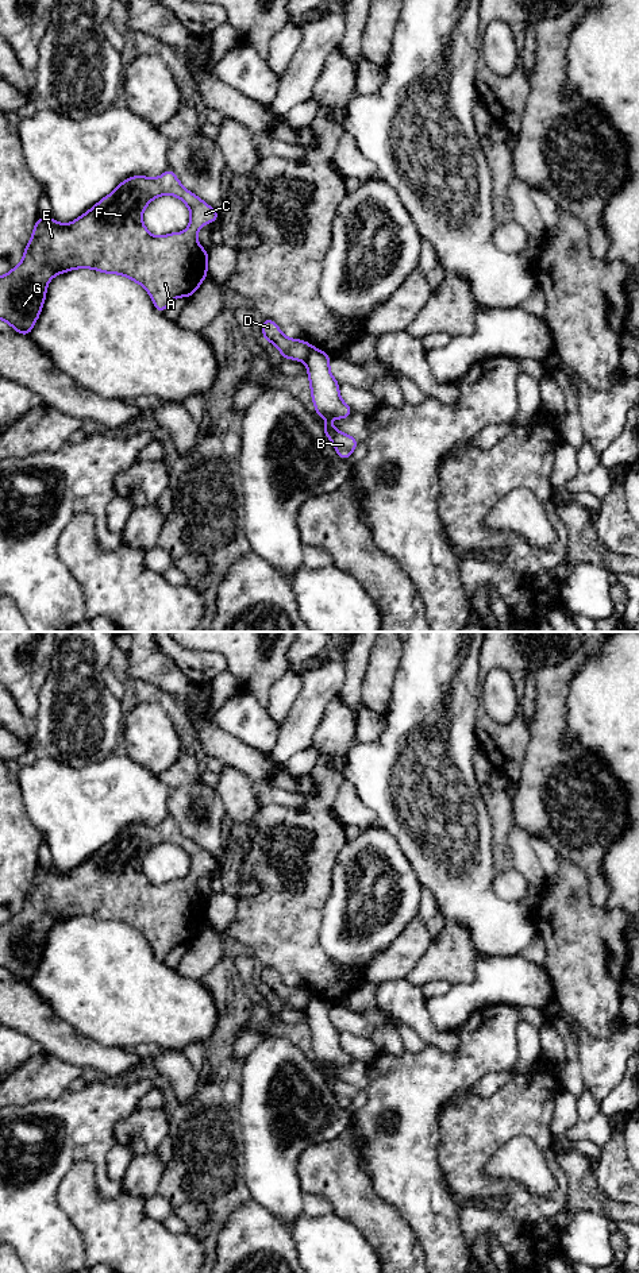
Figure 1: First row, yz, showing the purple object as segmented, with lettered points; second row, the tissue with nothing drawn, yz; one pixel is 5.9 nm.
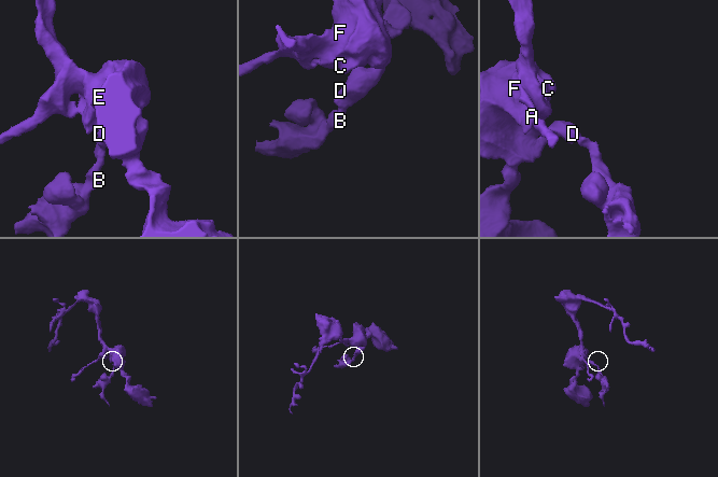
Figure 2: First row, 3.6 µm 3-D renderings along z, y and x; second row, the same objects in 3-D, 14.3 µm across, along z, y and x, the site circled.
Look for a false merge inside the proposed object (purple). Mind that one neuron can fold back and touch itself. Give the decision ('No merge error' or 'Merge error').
Merge error

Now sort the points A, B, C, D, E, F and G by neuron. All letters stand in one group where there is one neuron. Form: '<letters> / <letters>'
A C D E F G / B

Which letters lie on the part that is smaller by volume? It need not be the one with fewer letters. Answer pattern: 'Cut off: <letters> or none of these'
Cut off: B

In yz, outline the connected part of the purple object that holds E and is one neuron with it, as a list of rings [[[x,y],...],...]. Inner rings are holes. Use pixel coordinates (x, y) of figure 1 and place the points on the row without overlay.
[[[172,817],[157,826],[134,823],[124,828],[112,841],[69,872],[38,864],[22,910],[0,925],[0,968],[28,984],[42,960],[51,926],[74,917],[124,923],[143,934],[157,960],[163,961],[174,946],[192,945],[205,927],[208,899],[199,892],[197,880],[218,867],[219,861],[185,837]],[[163,842],[178,845],[189,856],[190,869],[184,880],[154,884],[145,875],[142,863],[150,849]]]

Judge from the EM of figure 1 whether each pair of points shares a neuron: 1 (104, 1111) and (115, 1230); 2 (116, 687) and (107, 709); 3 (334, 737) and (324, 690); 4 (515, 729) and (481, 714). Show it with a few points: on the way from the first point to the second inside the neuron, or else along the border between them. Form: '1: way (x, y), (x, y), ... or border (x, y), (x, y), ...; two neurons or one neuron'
1: border (95, 1171), (100, 1194), (115, 1198); two neurons
2: border (106, 667), (103, 674), (104, 682), (119, 701); two neurons
3: border (335, 695), (326, 709), (320, 726), (312, 735); two neurons
4: way (507, 729), (495, 729), (488, 722); one neuron

